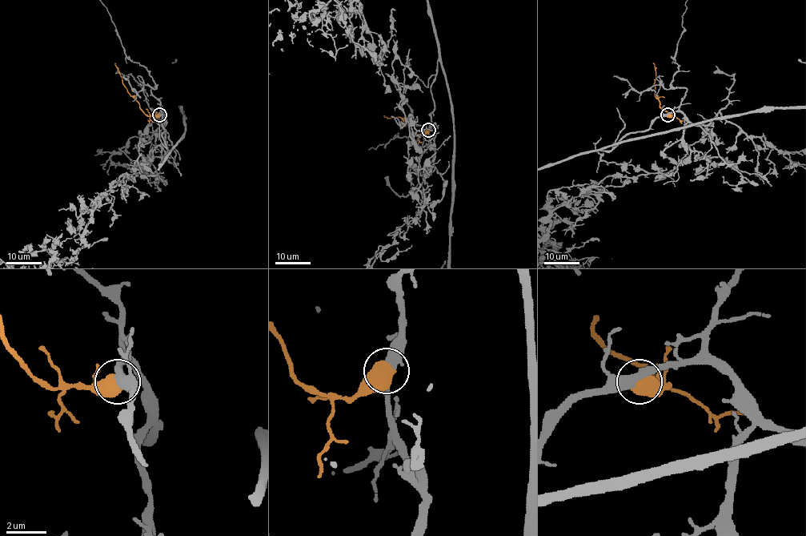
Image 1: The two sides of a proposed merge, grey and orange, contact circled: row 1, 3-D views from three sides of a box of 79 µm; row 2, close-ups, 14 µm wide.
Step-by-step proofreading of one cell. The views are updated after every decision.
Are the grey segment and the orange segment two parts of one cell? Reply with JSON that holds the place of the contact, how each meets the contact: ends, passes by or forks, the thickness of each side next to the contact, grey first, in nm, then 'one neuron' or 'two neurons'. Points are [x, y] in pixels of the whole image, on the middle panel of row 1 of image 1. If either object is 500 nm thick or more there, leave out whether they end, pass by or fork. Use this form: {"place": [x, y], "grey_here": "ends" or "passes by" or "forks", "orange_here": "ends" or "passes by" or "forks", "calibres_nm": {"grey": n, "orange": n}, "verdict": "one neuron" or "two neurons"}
{"place": [428, 130], "calibres_nm": {"grey": 440, "orange": 750}, "verdict": "two neurons"}

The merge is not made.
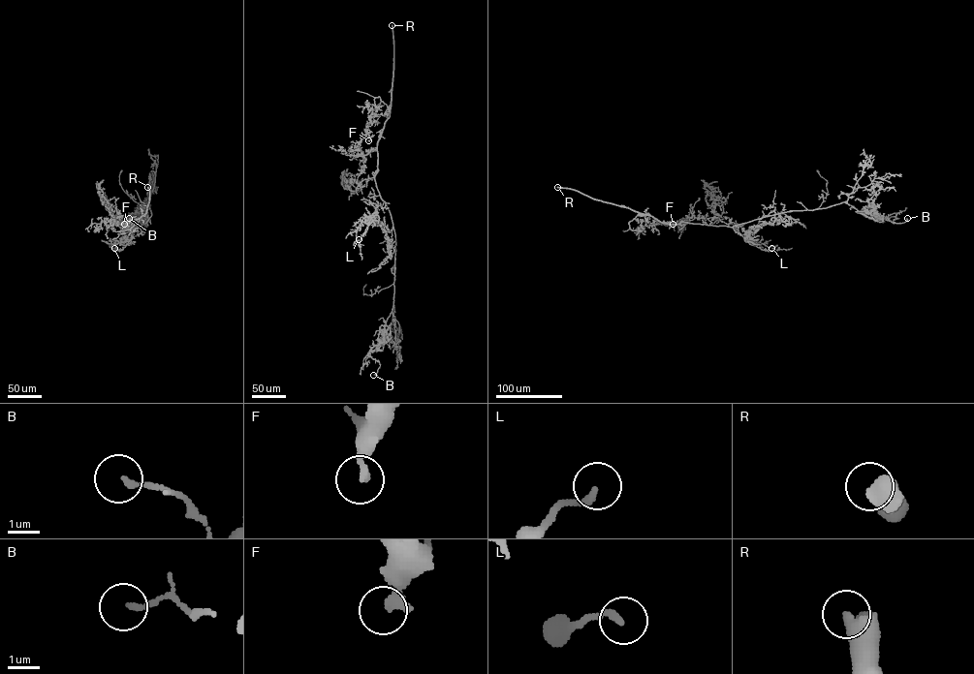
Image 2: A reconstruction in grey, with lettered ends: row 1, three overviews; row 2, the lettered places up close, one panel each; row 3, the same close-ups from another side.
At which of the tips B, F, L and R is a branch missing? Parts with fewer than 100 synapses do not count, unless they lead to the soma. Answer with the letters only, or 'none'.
R

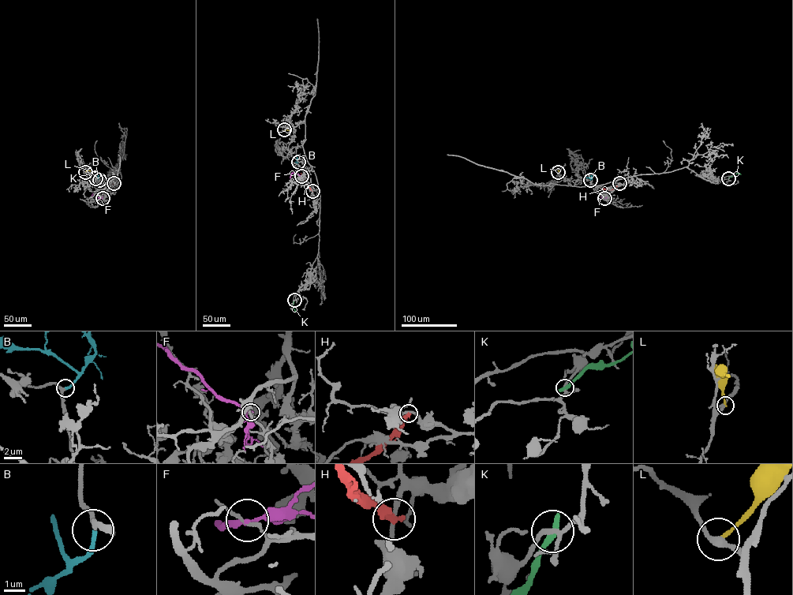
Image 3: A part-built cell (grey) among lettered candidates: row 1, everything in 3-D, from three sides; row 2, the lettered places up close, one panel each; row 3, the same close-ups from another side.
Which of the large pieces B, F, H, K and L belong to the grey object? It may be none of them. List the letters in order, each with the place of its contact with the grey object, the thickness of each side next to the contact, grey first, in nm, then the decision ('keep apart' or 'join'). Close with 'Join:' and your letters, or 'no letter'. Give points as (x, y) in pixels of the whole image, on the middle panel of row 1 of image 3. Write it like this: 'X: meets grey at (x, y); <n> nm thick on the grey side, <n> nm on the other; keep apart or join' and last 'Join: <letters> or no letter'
B: meets grey at (298, 162); 200 nm thick on the grey side, 190 nm on the other; join
F: meets grey at (301, 176); 130 nm thick on the grey side, 200 nm on the other; keep apart
H: meets grey at (312, 191); 200 nm thick on the grey side, 240 nm on the other; keep apart
K: meets grey at (294, 300); 190 nm thick on the grey side, 400 nm on the other; keep apart
L: meets grey at (284, 129); 300 nm thick on the grey side, 170 nm on the other; keep apart
Join: B

